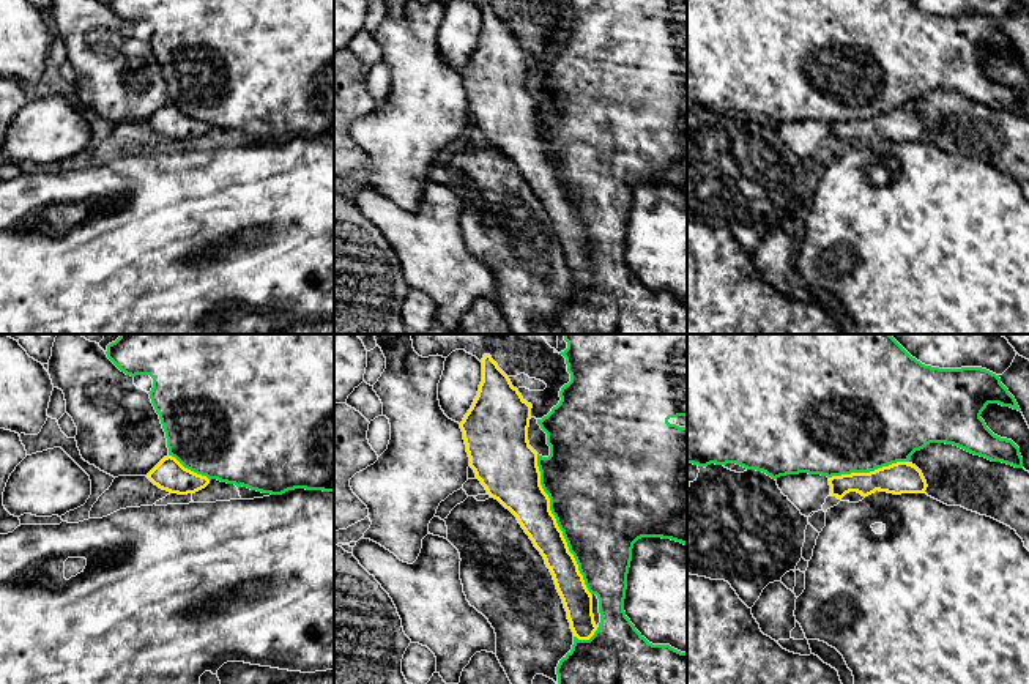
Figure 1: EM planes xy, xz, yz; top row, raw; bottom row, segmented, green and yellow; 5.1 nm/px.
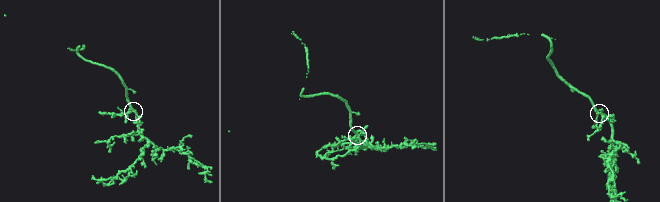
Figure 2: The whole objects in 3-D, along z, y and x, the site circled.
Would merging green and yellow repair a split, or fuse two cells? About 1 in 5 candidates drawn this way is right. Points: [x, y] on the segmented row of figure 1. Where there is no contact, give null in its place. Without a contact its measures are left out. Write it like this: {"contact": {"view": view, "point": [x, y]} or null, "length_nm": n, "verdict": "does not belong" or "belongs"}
{"contact": {"view": "xz", "point": [557, 522]}, "length_nm": 750, "verdict": "does not belong"}

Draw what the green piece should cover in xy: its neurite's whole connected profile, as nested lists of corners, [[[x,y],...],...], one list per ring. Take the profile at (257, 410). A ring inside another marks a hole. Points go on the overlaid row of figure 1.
[[[120,334],[107,345],[106,355],[126,375],[153,378],[148,394],[165,432],[169,455],[184,468],[210,481],[271,495],[295,489],[334,492],[334,334]]]

